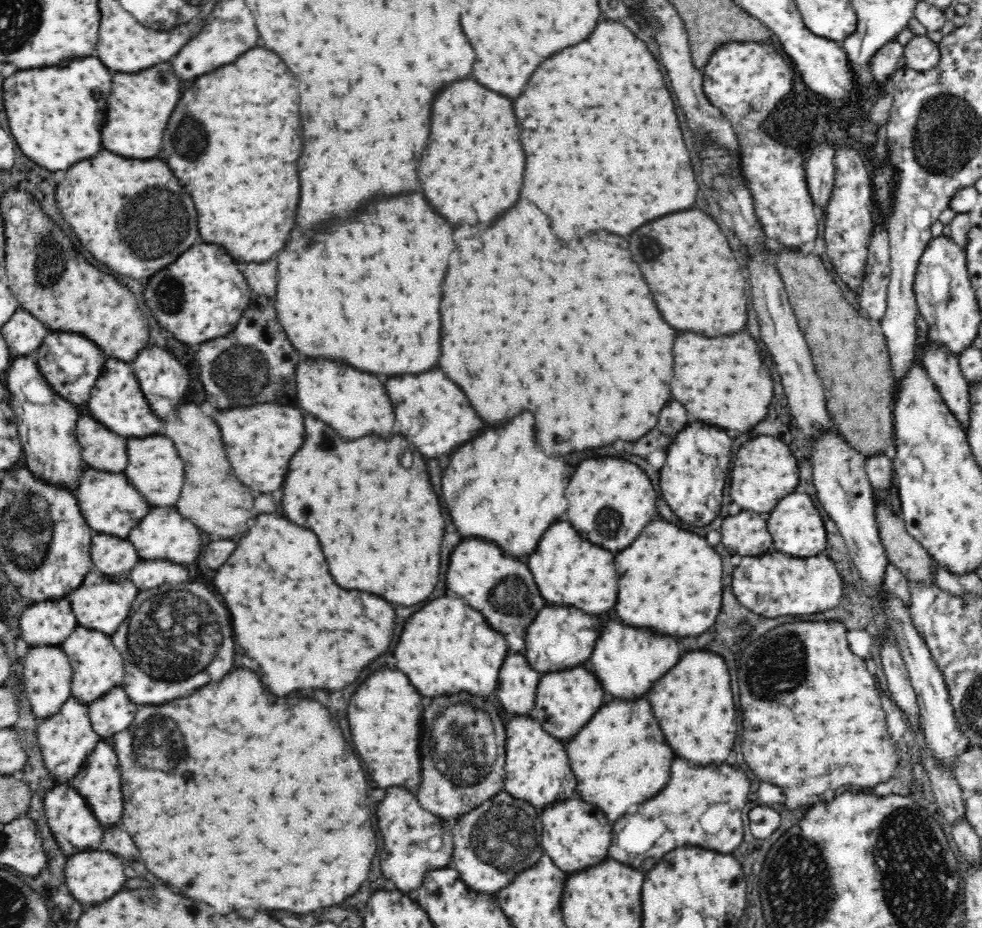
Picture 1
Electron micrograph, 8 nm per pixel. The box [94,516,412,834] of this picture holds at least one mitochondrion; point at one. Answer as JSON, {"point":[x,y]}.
{"point":[152,648]}

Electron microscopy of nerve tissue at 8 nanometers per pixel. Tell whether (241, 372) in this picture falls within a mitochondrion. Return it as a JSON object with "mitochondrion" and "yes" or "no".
{"mitochondrion":"yes"}

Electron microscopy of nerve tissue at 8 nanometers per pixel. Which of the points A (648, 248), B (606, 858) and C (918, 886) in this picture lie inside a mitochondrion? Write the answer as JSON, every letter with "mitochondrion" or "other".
{"A":"mitochondrion","B":"other","C":"mitochondrion"}

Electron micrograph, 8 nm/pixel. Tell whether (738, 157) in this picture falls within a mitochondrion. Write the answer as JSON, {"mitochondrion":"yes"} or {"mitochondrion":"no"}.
{"mitochondrion":"no"}

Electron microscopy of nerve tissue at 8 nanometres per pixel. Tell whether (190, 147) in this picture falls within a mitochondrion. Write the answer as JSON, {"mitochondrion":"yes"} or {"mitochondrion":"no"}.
{"mitochondrion":"yes"}

